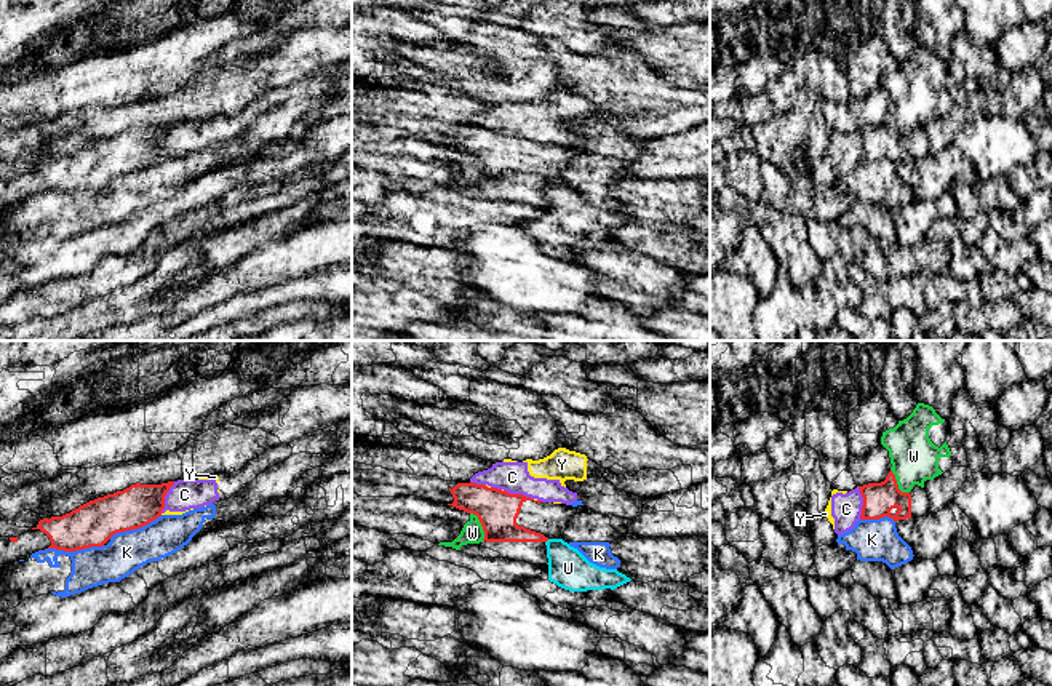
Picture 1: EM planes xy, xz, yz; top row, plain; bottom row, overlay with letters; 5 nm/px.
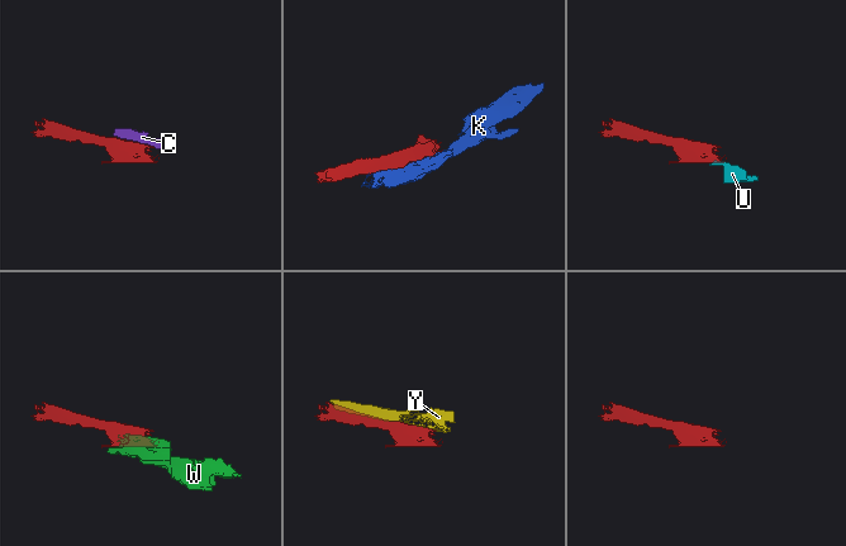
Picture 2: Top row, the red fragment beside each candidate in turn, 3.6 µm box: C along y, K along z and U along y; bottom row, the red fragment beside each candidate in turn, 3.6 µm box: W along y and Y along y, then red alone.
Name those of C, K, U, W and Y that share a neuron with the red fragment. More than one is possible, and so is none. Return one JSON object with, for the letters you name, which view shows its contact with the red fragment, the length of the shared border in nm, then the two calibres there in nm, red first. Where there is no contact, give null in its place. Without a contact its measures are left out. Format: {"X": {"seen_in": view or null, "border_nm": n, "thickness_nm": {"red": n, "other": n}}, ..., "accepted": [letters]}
{"accepted": []}

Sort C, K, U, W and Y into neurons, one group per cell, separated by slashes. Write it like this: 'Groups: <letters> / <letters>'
Groups: C Y / K / U / W

